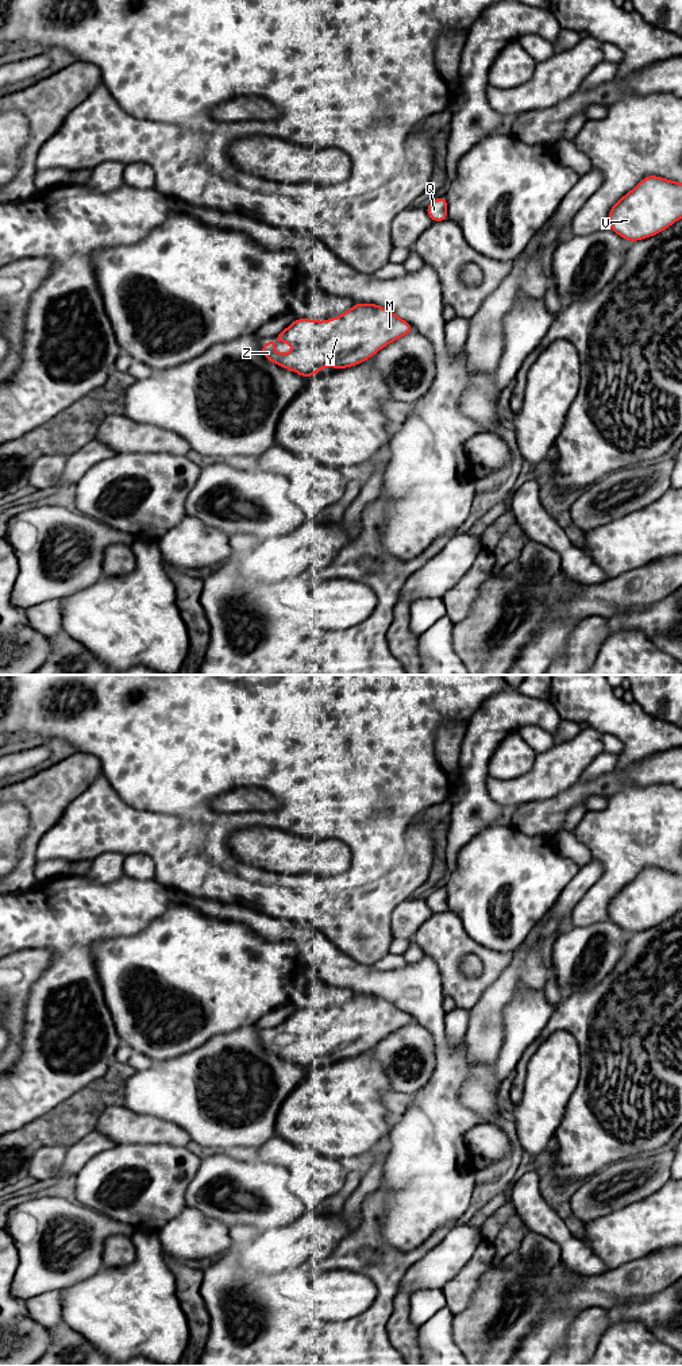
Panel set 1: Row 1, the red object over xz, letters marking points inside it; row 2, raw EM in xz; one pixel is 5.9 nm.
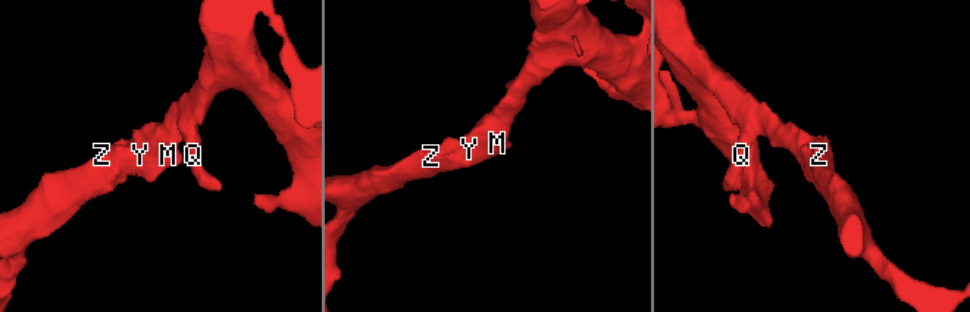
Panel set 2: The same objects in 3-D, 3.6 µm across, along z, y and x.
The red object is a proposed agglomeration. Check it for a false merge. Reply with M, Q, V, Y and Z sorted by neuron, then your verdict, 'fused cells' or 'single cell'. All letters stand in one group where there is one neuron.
M Q V Y Z; single cell

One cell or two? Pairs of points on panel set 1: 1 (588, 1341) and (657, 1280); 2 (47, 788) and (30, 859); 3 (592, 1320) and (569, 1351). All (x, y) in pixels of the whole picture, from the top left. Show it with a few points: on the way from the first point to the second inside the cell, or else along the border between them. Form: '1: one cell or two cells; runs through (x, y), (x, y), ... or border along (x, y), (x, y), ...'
1: two cells; border along (605, 1308), (589, 1307), (578, 1314)
2: one cell; runs through (46, 806), (39, 826), (30, 841)
3: one cell; runs through (586, 1328), (577, 1343)

